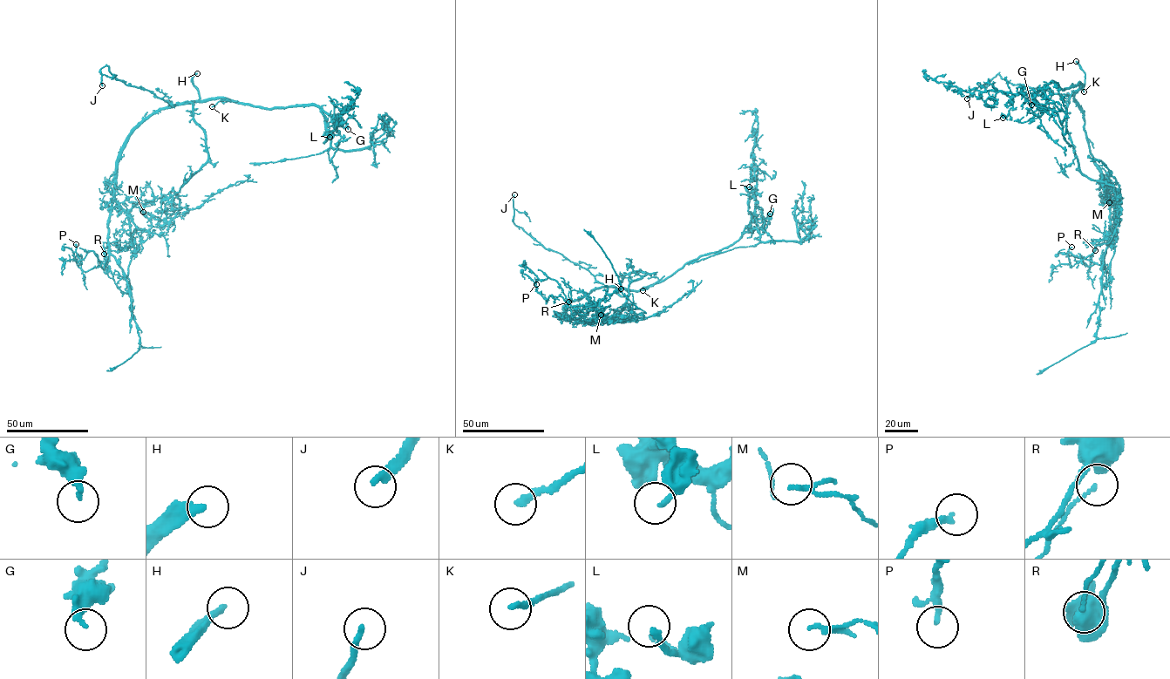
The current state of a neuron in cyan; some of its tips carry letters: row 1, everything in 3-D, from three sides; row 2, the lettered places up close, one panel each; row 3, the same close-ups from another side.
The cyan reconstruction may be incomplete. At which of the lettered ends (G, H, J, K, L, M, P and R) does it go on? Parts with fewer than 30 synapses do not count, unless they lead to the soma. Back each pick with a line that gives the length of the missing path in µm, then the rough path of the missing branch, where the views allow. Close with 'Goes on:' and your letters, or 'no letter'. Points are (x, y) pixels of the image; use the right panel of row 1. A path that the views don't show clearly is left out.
H: about 35 µm are missing; missing branch runs (1076, 61), (1071, 39)
J: about 80 µm are missing; missing branch runs (967, 98), (941, 141), (942, 161), (951, 144)
Goes on: H, J

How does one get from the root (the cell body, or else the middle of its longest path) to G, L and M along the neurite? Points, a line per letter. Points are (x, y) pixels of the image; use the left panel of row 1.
G: (156, 112), (172, 105), (217, 98), (266, 109), (316, 105), (326, 124), (339, 118), (346, 122), (348, 129)
L: (156, 112), (217, 98), (266, 109), (316, 105), (338, 115), (334, 130), (326, 135), (329, 137)
M: (156, 112), (133, 130), (118, 162), (114, 198), (126, 211), (138, 207), (147, 218), (151, 217), (143, 212)

